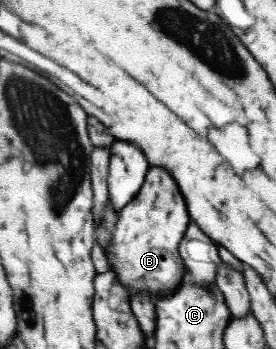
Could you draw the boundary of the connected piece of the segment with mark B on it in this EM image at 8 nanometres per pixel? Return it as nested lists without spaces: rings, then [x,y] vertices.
[[[151,166],[139,195],[120,211],[114,240],[108,247],[110,268],[118,274],[118,280],[128,290],[130,299],[134,298],[136,292],[150,292],[160,299],[179,287],[187,274],[178,255],[178,243],[190,218],[187,202],[174,178],[164,166]]]

